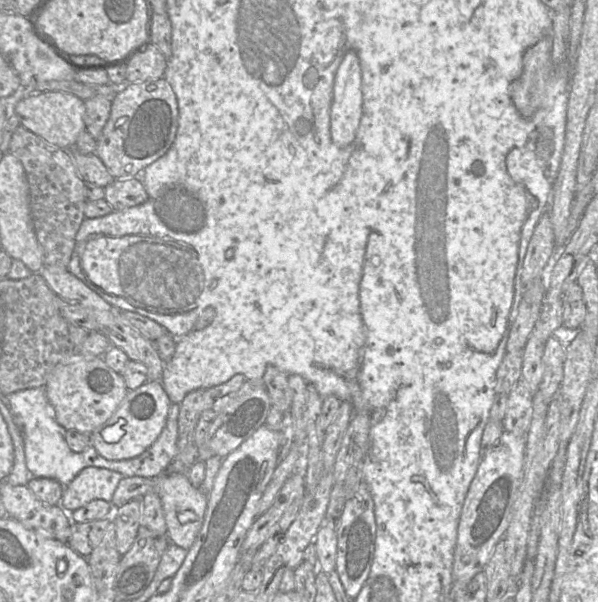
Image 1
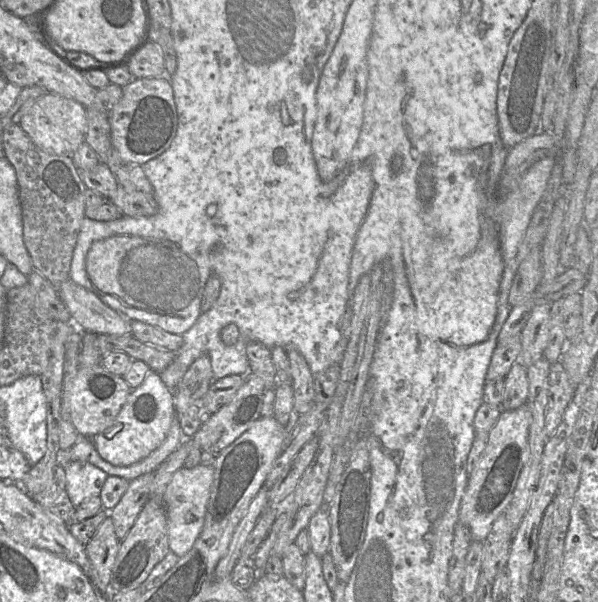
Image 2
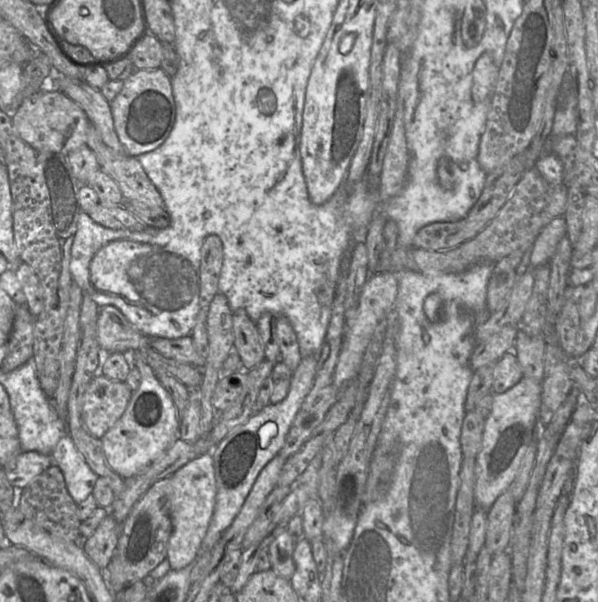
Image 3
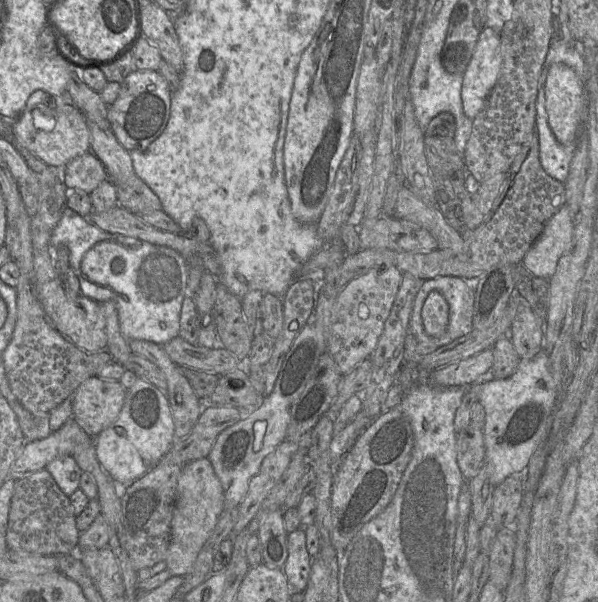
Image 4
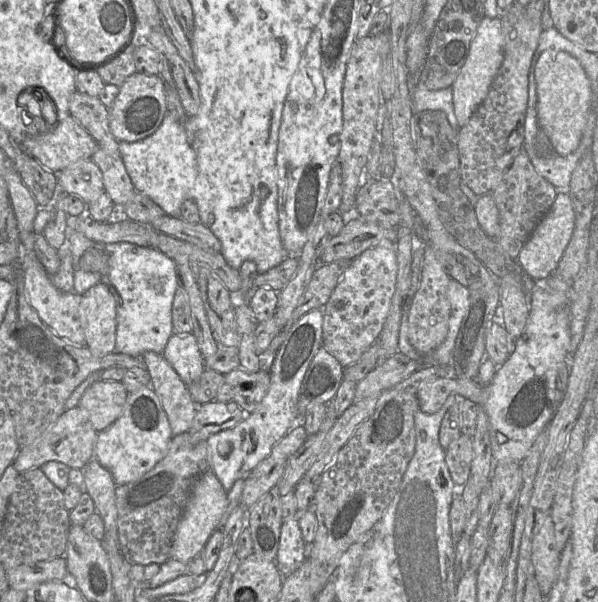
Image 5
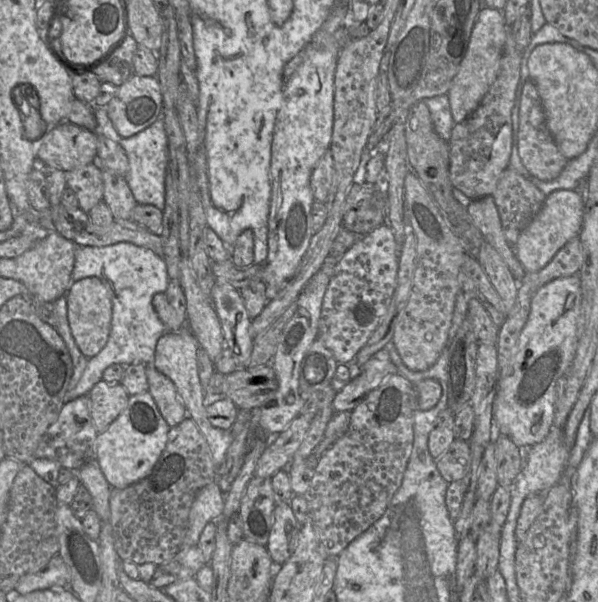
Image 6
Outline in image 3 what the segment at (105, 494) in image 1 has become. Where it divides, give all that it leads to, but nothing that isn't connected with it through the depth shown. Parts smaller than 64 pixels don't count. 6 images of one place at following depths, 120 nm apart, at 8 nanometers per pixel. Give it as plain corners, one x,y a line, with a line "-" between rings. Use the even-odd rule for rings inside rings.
67,433
59,439
50,457
52,464
62,471
67,491
76,504
92,494
98,476
91,470

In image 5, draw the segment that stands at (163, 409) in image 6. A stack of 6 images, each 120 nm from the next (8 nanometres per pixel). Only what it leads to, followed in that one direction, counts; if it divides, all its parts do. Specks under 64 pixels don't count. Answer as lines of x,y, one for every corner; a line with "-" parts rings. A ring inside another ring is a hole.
146,351
141,357
150,375
150,387
160,399
173,436
189,432
198,406
188,386
162,354

